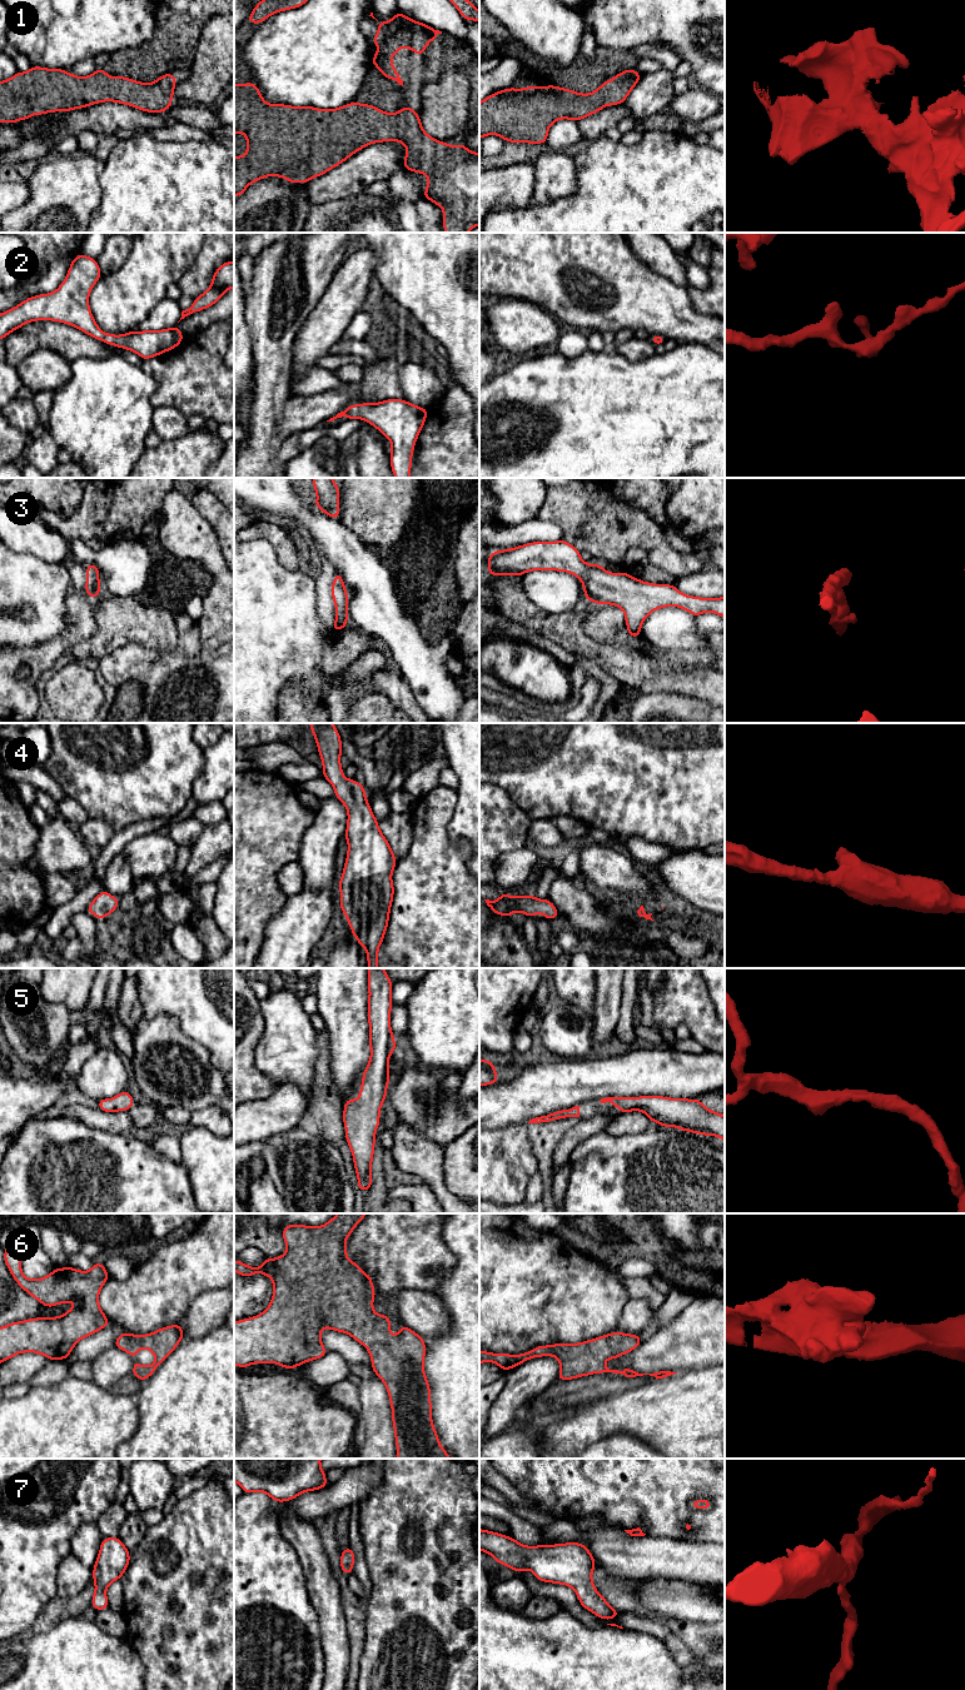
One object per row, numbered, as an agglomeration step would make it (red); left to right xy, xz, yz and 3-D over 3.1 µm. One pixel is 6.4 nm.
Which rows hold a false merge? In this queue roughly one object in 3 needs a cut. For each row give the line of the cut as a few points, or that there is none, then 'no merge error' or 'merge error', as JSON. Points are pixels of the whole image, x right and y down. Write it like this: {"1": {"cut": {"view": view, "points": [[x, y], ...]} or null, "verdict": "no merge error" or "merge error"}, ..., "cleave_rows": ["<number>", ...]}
{"1": {"cut": null, "verdict": "no merge error"}, "2": {"cut": null, "verdict": "no merge error"}, "3": {"cut": null, "verdict": "no merge error"}, "4": {"cut": null, "verdict": "no merge error"}, "5": {"cut": null, "verdict": "no merge error"}, "6": {"cut": null, "verdict": "no merge error"}, "7": {"cut": null, "verdict": "no merge error"}, "cleave_rows": []}

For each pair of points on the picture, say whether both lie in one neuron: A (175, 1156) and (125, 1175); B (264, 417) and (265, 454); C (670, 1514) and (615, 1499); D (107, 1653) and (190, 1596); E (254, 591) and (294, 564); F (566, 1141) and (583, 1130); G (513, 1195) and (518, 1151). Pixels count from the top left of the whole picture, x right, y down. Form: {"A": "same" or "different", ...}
{"A": "different", "B": "same", "C": "same", "D": "different", "E": "different", "F": "same", "G": "same"}

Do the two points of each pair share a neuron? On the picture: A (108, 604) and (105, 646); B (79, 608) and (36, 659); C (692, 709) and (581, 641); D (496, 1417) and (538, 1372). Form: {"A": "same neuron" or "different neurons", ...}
{"A": "same neuron", "B": "same neuron", "C": "different neurons", "D": "same neuron"}

